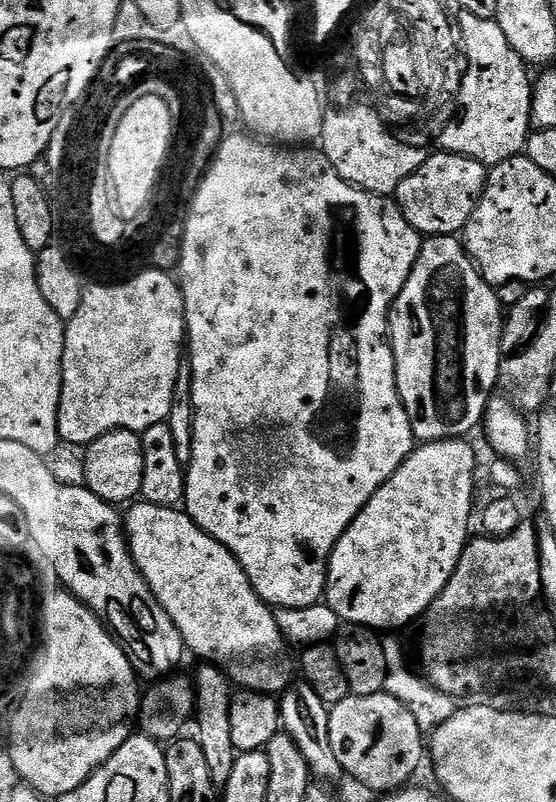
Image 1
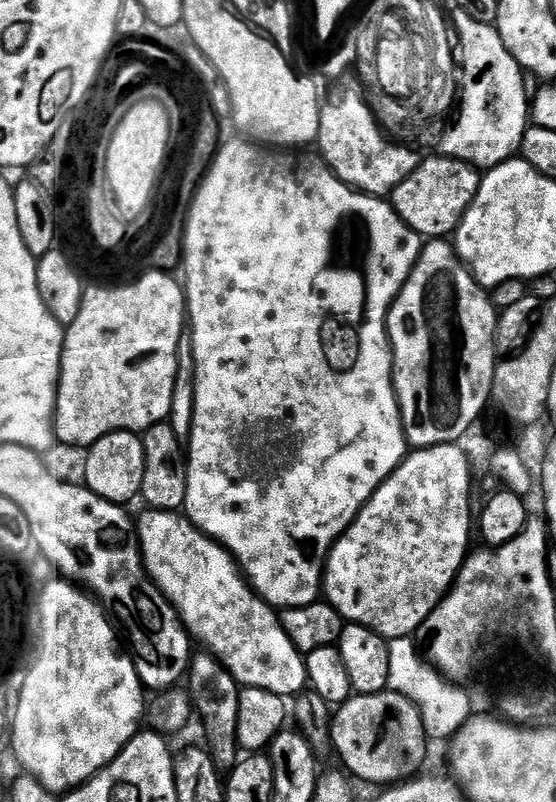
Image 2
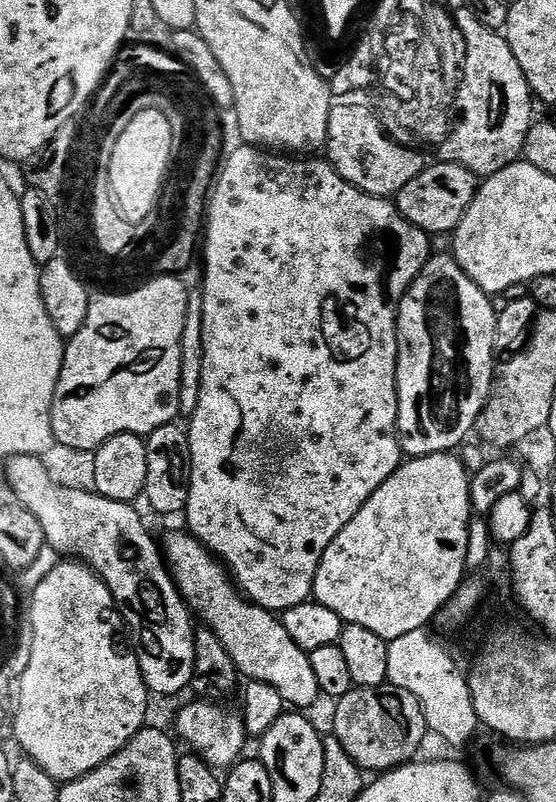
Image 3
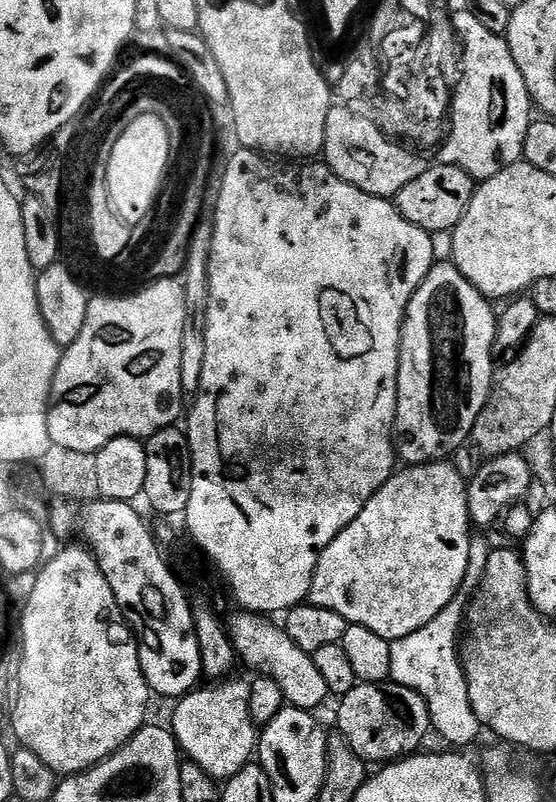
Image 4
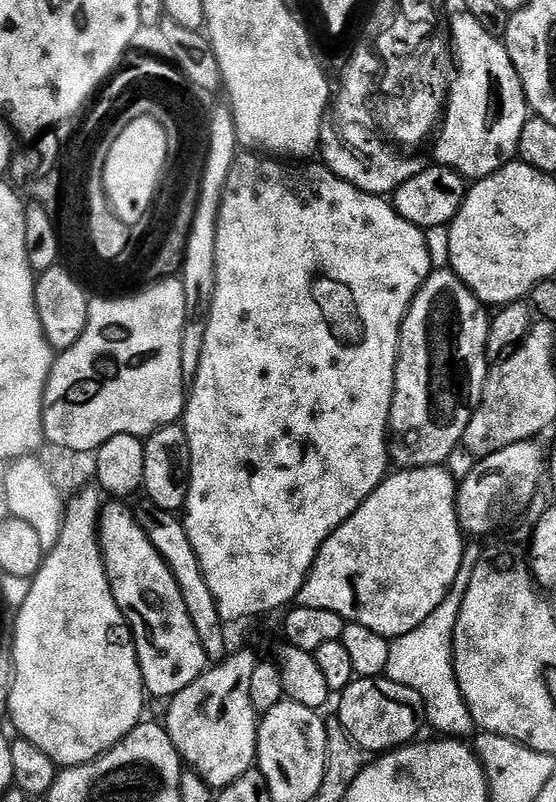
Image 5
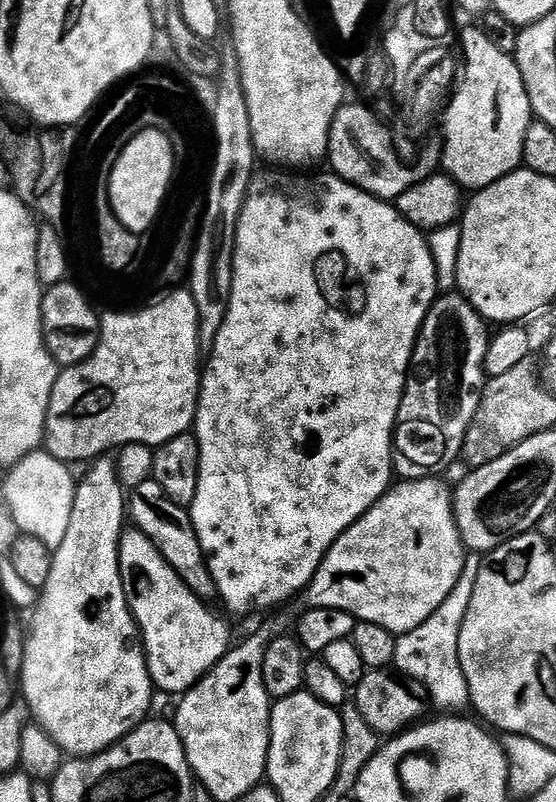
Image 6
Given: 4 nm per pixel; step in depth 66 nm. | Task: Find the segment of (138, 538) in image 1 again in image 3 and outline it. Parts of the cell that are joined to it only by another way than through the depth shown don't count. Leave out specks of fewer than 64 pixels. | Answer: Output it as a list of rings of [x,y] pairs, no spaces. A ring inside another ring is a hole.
[[[172,532],[162,540],[162,555],[184,603],[208,628],[214,630],[230,654],[237,673],[247,681],[256,680],[274,686],[292,708],[306,710],[321,695],[318,680],[310,667],[308,653],[294,645],[283,621],[248,601],[231,580],[217,557],[196,539],[184,532]]]

